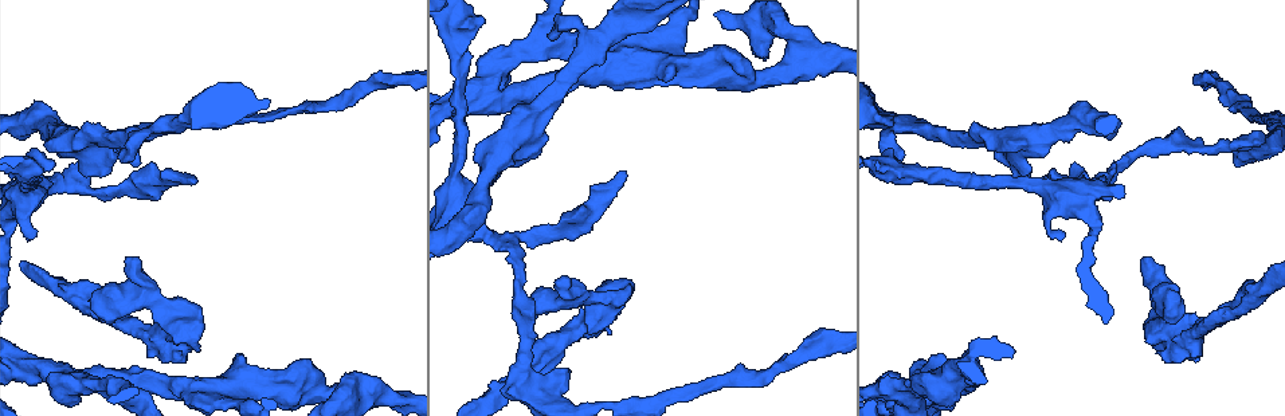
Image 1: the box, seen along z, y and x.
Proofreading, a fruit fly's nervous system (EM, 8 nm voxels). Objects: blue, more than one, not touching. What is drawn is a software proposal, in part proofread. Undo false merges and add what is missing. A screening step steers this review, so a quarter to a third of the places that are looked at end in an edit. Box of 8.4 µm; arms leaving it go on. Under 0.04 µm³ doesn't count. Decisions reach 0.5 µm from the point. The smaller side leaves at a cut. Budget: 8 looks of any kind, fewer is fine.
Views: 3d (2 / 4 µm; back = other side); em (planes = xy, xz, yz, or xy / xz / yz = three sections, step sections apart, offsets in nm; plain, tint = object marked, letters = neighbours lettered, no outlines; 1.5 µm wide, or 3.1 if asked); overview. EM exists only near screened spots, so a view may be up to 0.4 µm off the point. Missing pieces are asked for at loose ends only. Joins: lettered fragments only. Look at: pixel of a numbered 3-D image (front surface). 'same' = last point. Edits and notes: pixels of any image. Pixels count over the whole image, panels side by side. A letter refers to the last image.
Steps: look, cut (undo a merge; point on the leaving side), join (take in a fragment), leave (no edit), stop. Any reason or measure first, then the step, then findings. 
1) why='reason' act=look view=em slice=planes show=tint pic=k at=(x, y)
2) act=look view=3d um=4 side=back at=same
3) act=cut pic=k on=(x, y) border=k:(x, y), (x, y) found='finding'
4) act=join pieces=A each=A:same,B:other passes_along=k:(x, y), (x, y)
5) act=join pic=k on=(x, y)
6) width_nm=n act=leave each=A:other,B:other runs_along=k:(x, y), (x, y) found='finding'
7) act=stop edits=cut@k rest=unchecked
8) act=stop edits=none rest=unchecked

why='an open end' act=look view=3d um=4 pic=1 at=(121, 159)

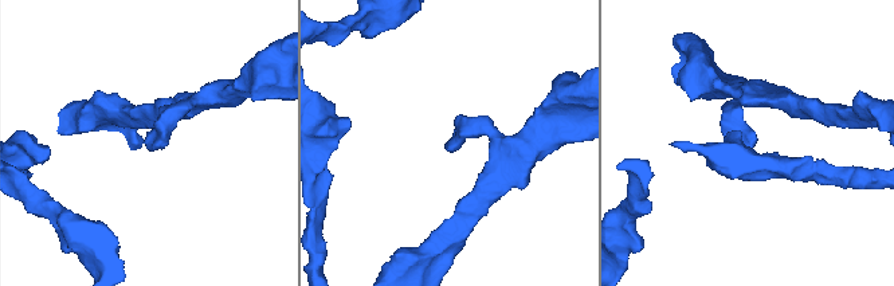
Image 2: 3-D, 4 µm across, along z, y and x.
act=look view=em slice=yz step=4 show=letters pic=2 at=(153, 149)

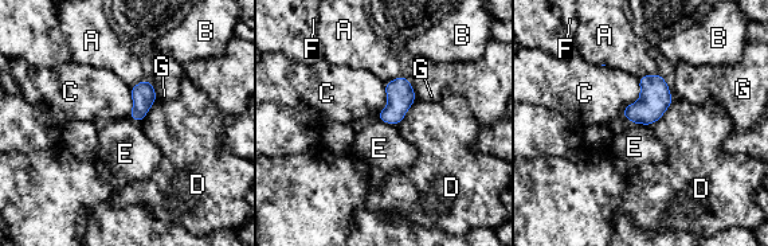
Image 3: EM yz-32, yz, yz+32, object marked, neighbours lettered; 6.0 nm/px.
width_nm=110 act=leave each=A:other,B:other,C:other,D:other,E:other,F:other,G:other found='no lettered fragment goes on from it'

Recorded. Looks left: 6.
why='an open end' act=look view=3d um=4 pic=1 at=(623, 171)

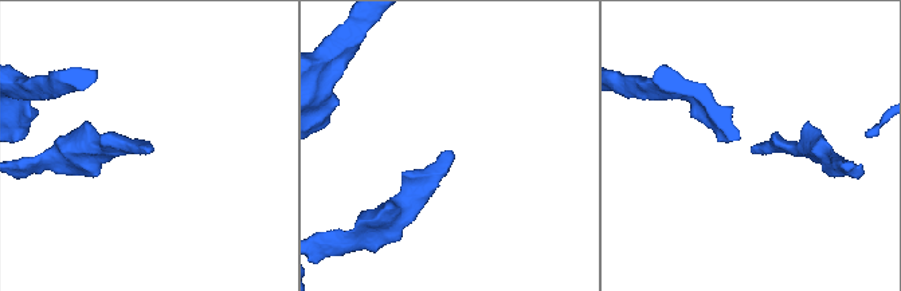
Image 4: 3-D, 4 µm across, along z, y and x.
act=look view=em slice=planes show=letters pic=4 at=(450, 153)

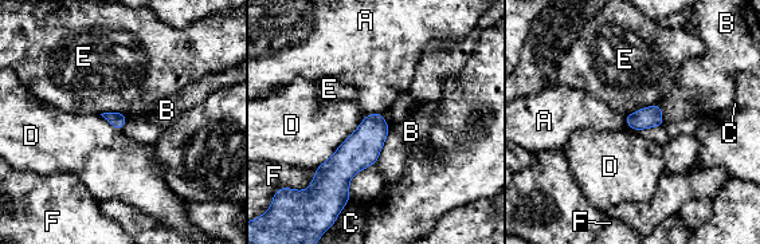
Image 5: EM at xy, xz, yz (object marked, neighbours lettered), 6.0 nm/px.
act=leave each=A:other,B:other,C:other,D:other,E:other,F:other border=5:(657, 102), (625, 115) found='none of them fits'

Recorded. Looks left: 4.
why='thick end' act=look view=em slice=planes show=letters pic=1 at=(180, 352)

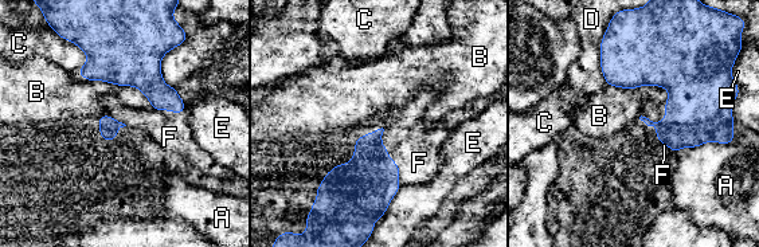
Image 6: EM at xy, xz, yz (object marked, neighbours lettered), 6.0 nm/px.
act=join pic=6 on=(419, 163) each=A:other,B:other,C:other,D:other,E:other,F:same passes_along=6:(363, 188), (398, 167), (419, 163) found='the neuron continues'

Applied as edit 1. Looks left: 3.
act=stop edits=join@6 rest=unchecked

